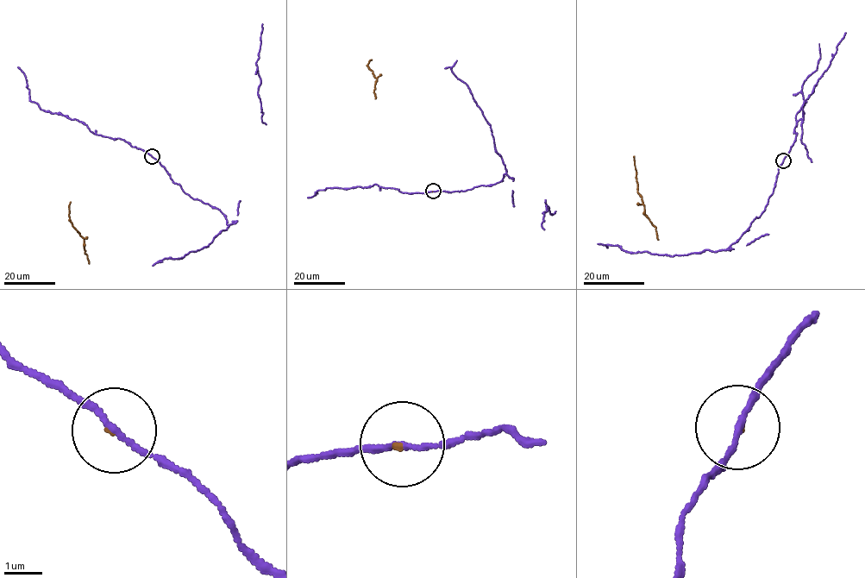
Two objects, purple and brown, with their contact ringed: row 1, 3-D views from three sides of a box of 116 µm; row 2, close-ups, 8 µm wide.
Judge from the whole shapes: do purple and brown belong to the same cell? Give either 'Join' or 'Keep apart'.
Join

